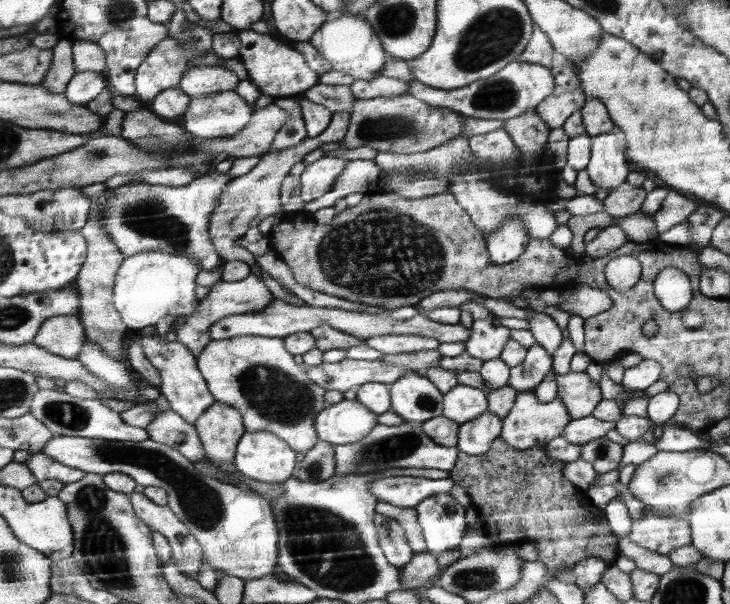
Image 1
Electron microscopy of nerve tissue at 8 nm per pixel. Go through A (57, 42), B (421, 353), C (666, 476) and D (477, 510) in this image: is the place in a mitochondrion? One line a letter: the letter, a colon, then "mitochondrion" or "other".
A: other
B: other
C: mitochondrion
D: other

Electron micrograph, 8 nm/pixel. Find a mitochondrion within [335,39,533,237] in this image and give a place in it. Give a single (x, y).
(389, 126)

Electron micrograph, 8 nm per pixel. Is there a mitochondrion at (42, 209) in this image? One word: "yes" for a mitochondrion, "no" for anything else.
no

